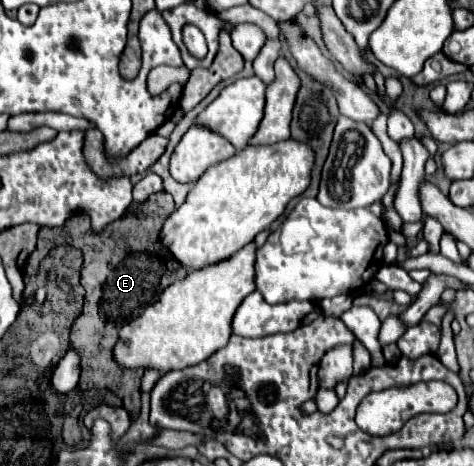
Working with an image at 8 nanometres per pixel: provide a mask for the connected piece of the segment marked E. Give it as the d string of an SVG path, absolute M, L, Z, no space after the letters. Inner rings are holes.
M157 192L147 202L131 208L121 220L109 224L101 234L91 232L91 222L87 212L73 214L63 226L49 228L43 226L39 230L37 248L29 256L33 264L39 264L47 252L57 244L71 244L83 252L85 264L81 270L81 284L85 288L85 306L83 312L75 318L71 326L71 346L81 356L81 380L79 388L109 388L115 392L129 410L135 420L141 408L141 376L143 370L123 370L115 358L111 358L111 350L119 340L119 328L127 322L131 314L139 314L147 304L155 302L155 298L173 282L187 274L173 254L161 246L161 228L165 218L175 212L175 202L171 194Z

